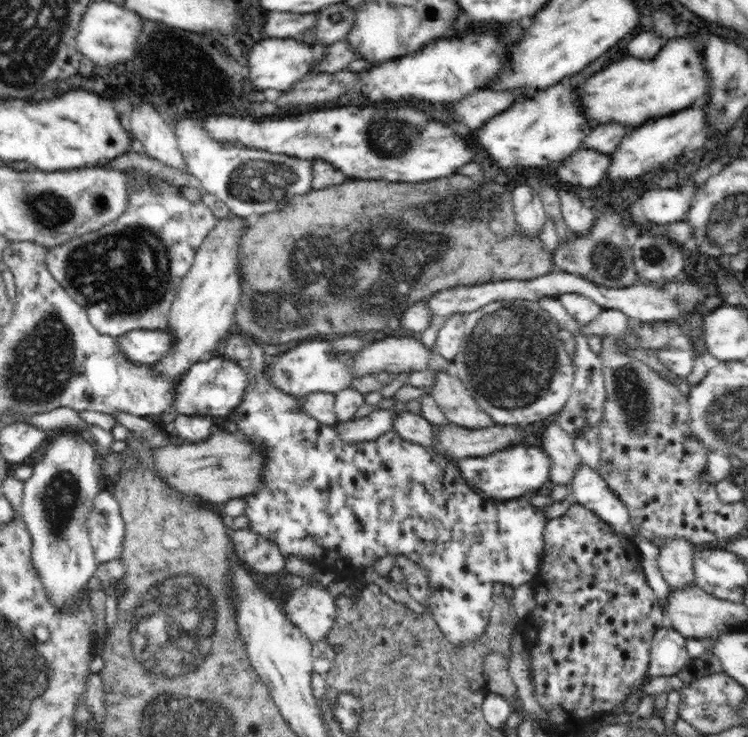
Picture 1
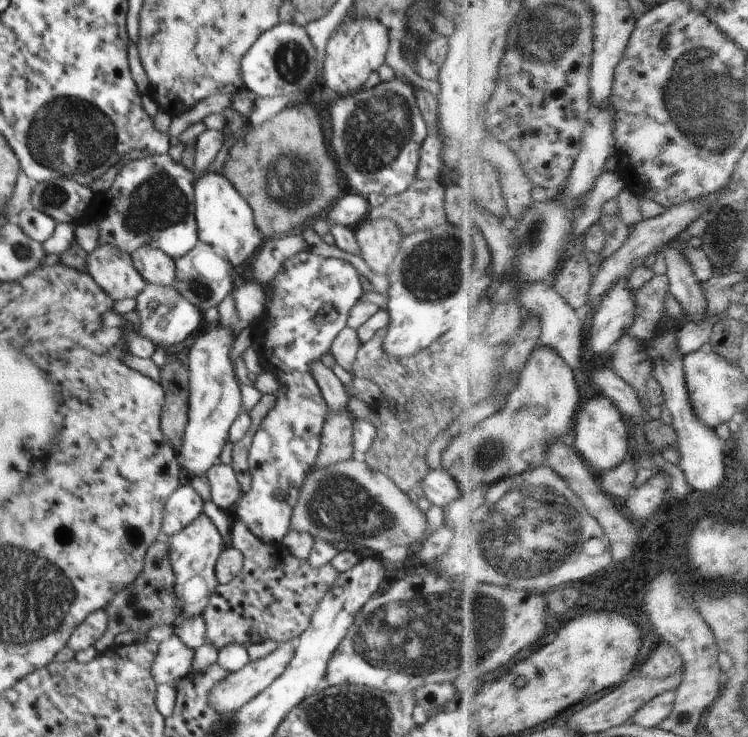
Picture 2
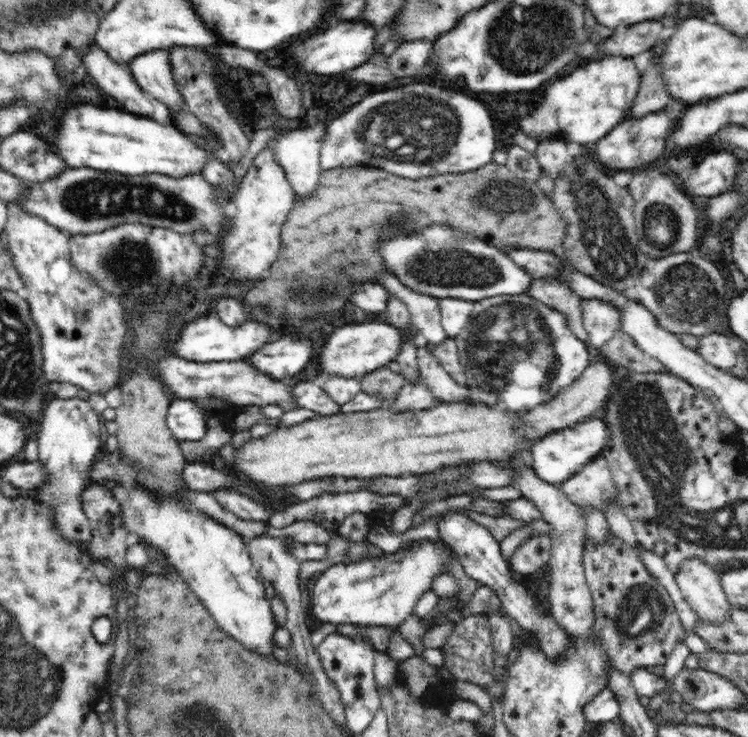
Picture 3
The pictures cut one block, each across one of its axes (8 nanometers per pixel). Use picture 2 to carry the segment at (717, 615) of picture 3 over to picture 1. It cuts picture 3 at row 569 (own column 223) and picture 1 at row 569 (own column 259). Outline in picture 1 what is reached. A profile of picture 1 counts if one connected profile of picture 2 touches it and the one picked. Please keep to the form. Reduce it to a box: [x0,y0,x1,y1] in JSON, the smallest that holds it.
[658,538,696,590]

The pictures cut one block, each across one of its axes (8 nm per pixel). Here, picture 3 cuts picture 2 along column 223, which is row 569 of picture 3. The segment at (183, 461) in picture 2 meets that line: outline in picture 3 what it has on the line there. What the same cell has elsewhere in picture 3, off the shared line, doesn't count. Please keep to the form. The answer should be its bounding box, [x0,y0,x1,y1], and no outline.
[310,539,454,627]

